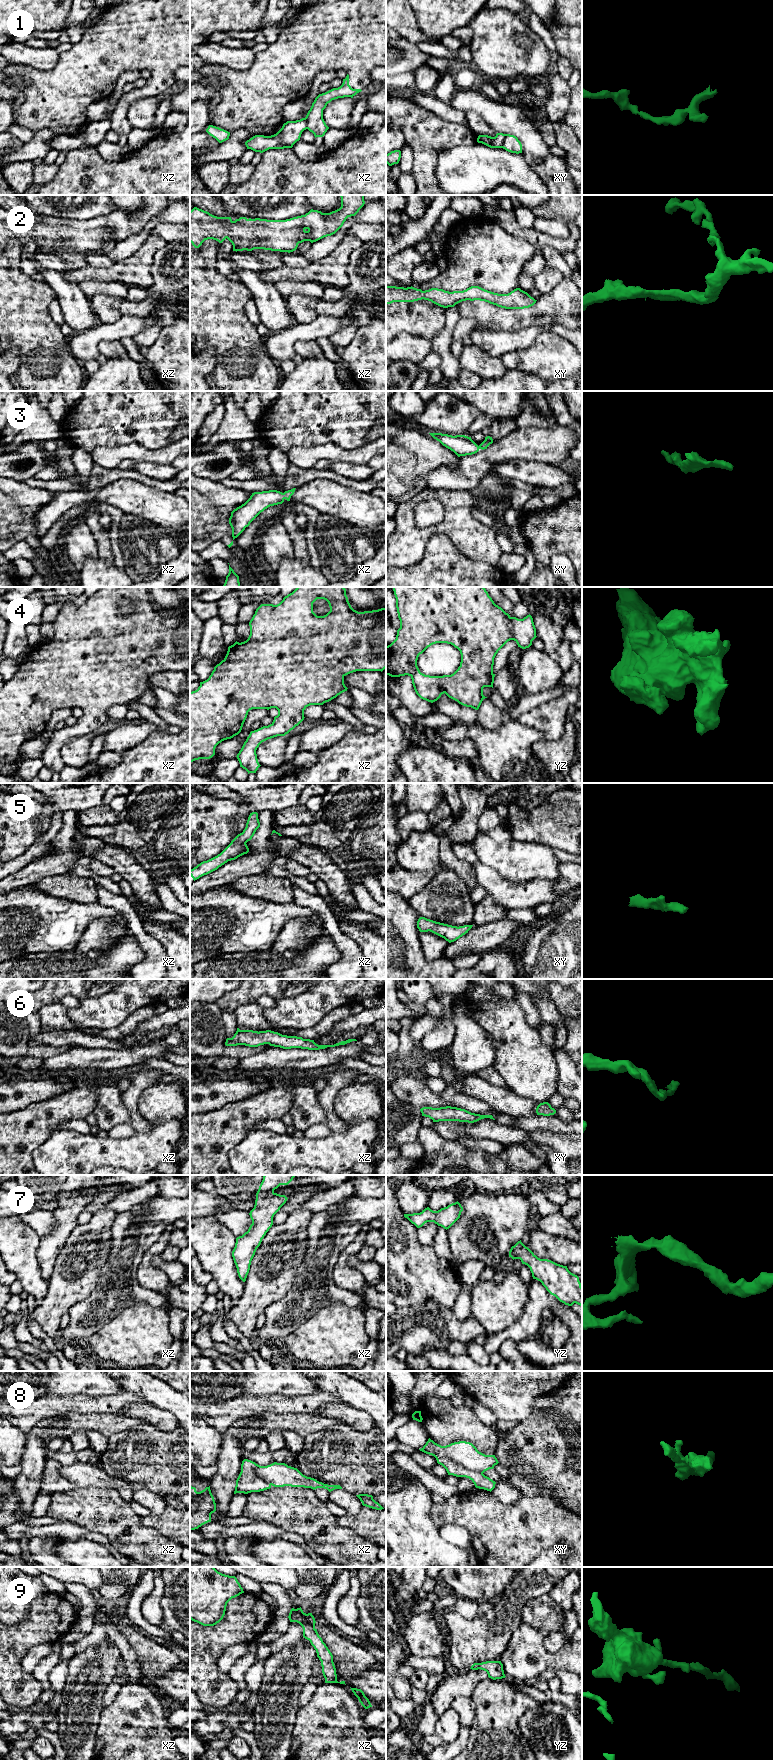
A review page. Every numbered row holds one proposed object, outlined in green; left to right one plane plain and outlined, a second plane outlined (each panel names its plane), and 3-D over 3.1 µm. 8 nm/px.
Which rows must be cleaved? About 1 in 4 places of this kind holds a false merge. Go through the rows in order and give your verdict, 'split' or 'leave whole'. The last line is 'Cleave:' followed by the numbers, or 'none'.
1: split
2: leave whole
3: leave whole
4: leave whole
5: leave whole
6: leave whole
7: leave whole
8: split
9: leave whole
Cleave: 1, 8

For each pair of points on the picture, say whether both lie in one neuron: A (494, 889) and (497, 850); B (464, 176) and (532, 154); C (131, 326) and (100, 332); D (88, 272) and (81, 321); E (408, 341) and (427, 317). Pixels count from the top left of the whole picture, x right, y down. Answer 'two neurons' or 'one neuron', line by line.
A: two neurons
B: two neurons
C: one neuron
D: two neurons
E: two neurons

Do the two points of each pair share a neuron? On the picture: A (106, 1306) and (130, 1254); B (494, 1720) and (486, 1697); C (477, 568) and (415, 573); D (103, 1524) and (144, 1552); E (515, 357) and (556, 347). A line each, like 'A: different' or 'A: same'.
A: same
B: same
C: same
D: same
E: same

